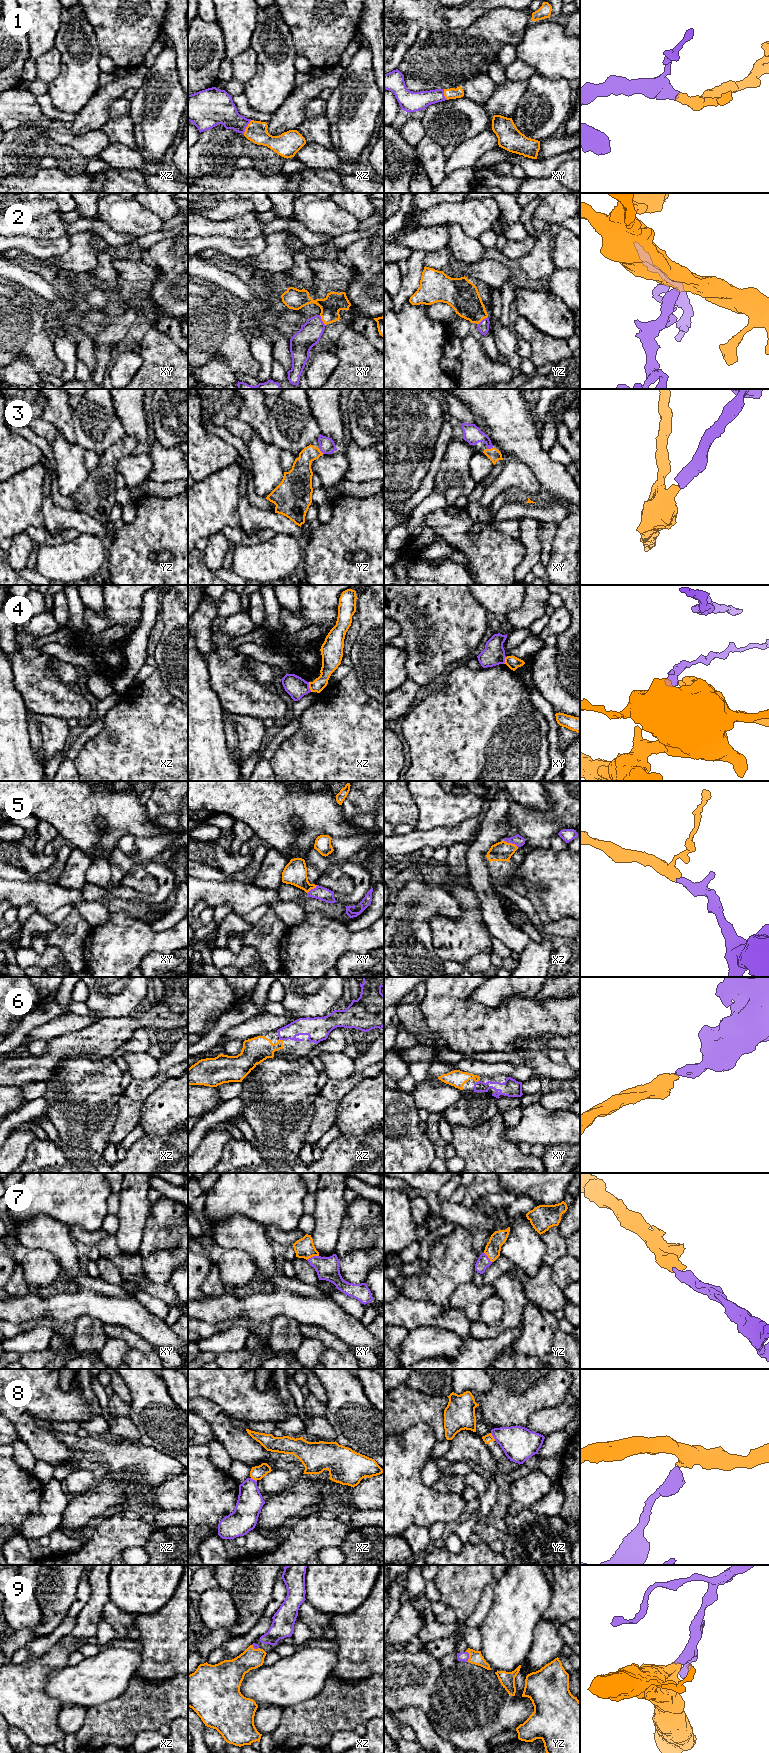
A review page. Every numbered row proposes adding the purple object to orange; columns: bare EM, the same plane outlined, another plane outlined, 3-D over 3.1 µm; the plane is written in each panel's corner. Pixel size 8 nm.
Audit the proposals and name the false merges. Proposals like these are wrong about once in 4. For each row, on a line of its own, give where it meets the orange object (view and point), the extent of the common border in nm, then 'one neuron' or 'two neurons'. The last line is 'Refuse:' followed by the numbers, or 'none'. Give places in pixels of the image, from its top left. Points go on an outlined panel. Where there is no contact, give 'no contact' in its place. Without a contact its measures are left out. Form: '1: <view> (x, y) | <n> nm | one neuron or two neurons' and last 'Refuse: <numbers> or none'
1: xz (246, 127) | 130 nm | one neuron
2: yz (482, 319) | 110 nm | one neuron
3: yz (320, 451) | 70 nm | one neuron
4: xz (309, 687) | 80 nm | two neurons
5: xz (510, 843) | 130 nm | one neuron
6: xy (477, 1081) | 50 nm | one neuron
7: xy (312, 1256) | 110 nm | one neuron
8: yz (493, 1437) | 80 nm | two neurons
9: yz (469, 1656) | 90 nm | one neuron
Refuse: 4, 8

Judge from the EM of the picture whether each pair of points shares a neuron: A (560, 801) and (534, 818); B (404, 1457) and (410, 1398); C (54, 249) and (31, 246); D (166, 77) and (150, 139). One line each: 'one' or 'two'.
A: one
B: two
C: one
D: one

